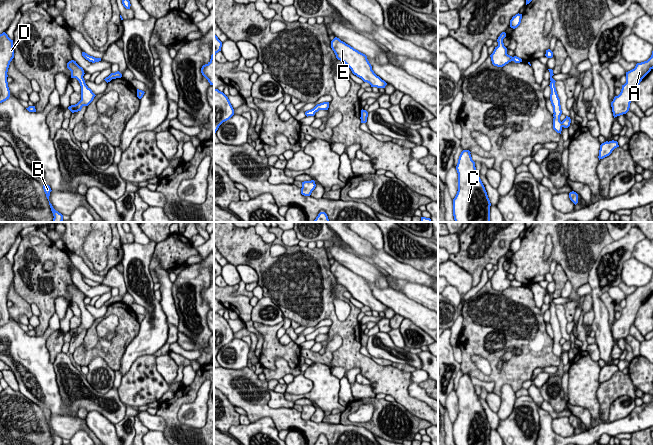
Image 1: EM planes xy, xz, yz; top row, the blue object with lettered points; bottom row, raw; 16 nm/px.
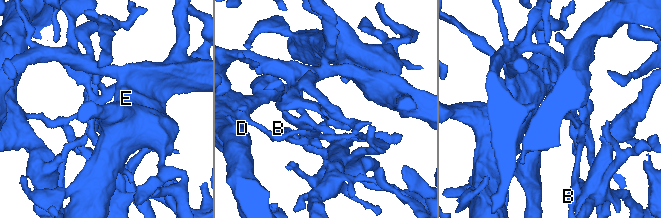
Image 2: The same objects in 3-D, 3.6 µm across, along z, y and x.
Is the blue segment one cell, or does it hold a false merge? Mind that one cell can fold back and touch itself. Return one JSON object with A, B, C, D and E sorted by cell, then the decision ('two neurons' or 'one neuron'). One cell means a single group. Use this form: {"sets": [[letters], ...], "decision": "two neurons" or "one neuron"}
{"sets": [["A", "D"], ["B", "C", "E"]], "decision": "two neurons"}

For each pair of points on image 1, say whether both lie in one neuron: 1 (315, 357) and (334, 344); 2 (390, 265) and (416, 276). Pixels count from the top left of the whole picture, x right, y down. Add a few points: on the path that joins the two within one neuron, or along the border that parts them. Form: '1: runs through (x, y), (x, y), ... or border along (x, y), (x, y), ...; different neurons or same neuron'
1: runs through (320, 357), (323, 357), (330, 349); same neuron
2: runs through (396, 269), (410, 274); same neuron

